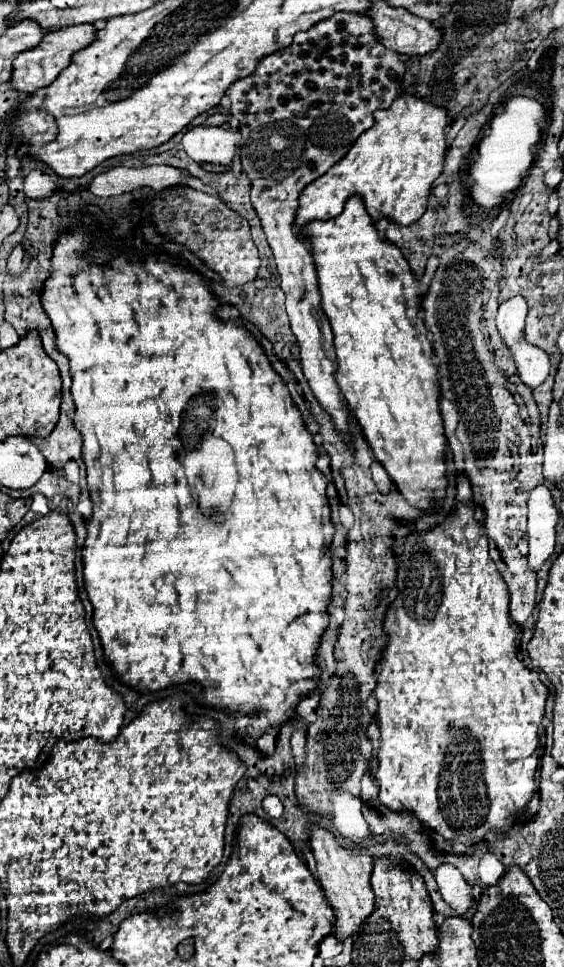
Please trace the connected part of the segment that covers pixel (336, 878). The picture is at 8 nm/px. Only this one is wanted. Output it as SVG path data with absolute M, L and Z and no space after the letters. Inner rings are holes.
M320 827L312 829L310 847L316 859L316 869L320 873L322 889L336 915L336 937L342 941L350 937L374 909L374 893L370 889L370 873L374 867L374 859L366 853L366 849L344 849L332 833Z

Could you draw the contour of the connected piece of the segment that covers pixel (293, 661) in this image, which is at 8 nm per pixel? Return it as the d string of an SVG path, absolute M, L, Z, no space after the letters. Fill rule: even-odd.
M74 229L72 233L66 233L64 237L60 237L56 241L56 247L54 247L54 255L52 255L52 275L50 279L46 281L44 285L44 291L42 291L42 305L52 321L52 327L54 327L54 333L56 333L56 347L60 353L64 353L68 359L70 359L70 375L72 375L72 399L76 403L76 429L82 433L84 437L84 443L82 443L82 459L86 463L86 473L88 473L88 491L90 491L90 499L92 499L92 519L88 521L88 535L86 535L86 541L82 545L82 563L84 563L84 587L86 587L86 595L88 595L88 601L92 603L94 607L94 617L92 617L92 623L100 635L100 641L102 641L102 647L104 647L104 661L112 667L112 671L116 673L118 681L132 687L134 691L138 693L146 693L146 691L160 691L160 689L166 689L170 685L182 685L182 683L188 683L188 681L194 681L198 685L202 685L202 703L212 707L212 709L224 709L228 713L244 713L248 717L254 717L250 727L252 727L252 739L258 739L260 735L264 735L268 729L278 729L284 725L284 721L290 721L292 717L296 717L296 707L300 703L302 697L306 697L308 693L312 693L316 687L318 687L318 679L320 679L320 669L314 661L316 657L316 651L318 651L318 645L320 645L320 639L322 635L326 633L326 627L328 627L328 603L332 601L332 553L330 553L330 543L332 543L332 537L334 537L334 525L332 525L332 519L330 519L330 505L328 505L328 499L326 499L326 485L328 485L328 479L316 469L316 459L318 459L318 447L312 439L312 435L308 433L306 425L304 425L304 419L298 411L298 407L292 403L290 399L290 393L288 393L288 387L286 383L282 381L282 377L270 367L270 361L268 357L264 355L262 347L256 343L256 339L244 329L244 327L238 327L234 321L220 321L216 317L216 311L220 307L220 301L210 293L206 281L198 275L198 273L192 273L192 269L183 266L182 264L174 263L169 260L161 262L158 260L158 255L153 253L148 254L145 258L129 257L125 254L121 254L114 258L114 261L106 267L96 267L96 265L90 265L88 259L86 259L86 251L90 247L90 237L88 233L82 233L82 229ZM214 417L214 433L220 435L222 439L226 439L230 445L232 445L232 451L236 451L236 469L240 471L240 481L236 485L236 493L234 493L234 501L230 505L230 509L226 513L214 513L214 517L206 517L202 515L198 503L196 503L196 497L192 493L192 487L188 485L186 477L184 477L184 455L188 453L188 449L196 449L196 441L206 433L210 431L210 419Z

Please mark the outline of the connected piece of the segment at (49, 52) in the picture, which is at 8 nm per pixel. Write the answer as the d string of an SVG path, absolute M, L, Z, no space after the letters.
M90 23L62 27L58 31L44 33L44 39L36 47L20 53L16 57L16 61L12 63L10 87L20 91L20 93L34 93L40 87L48 87L60 75L60 71L64 71L70 65L72 53L76 53L78 49L84 49L86 45L90 45L90 41L94 41L94 37L96 37L96 27L90 25Z

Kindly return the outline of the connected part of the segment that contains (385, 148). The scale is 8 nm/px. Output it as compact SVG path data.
M404 93L390 109L376 111L374 119L374 127L356 139L348 155L300 193L296 209L296 233L300 239L306 239L306 223L340 215L344 203L352 195L362 197L374 223L384 217L400 225L410 225L424 215L430 187L440 177L444 165L448 115L444 109L424 103L412 93Z

